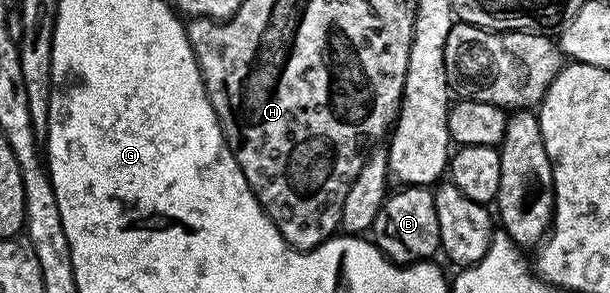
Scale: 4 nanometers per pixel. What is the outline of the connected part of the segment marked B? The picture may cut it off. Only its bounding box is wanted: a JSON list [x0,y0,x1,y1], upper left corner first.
[371,186,441,264]

